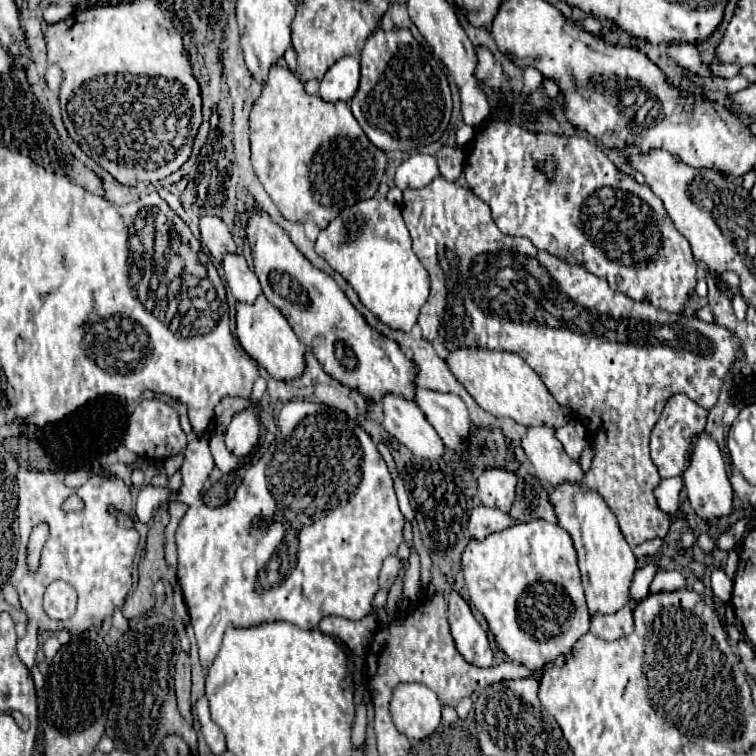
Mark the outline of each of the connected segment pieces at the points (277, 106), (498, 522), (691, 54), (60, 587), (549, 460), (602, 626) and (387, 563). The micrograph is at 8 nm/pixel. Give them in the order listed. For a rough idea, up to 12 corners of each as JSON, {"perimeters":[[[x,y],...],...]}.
{"perimeters":[[[270,69],[256,175],[282,217],[324,229],[374,197],[386,155],[346,103]],[[478,505],[468,521],[470,539],[482,541],[516,521]],[[668,45],[668,57],[700,77],[718,77],[690,45]],[[54,581],[44,595],[50,619],[70,619],[76,591],[66,581]],[[550,425],[520,439],[536,477],[554,487],[580,483],[582,469]],[[630,601],[614,615],[594,613],[590,633],[606,641],[624,637],[632,629]],[[396,555],[384,559],[378,583],[388,591],[400,571],[400,559]]]}

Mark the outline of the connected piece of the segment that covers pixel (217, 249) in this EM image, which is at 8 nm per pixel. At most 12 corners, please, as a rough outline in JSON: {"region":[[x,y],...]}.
{"region":[[202,217],[202,243],[216,269],[226,253],[238,253],[222,219]]}

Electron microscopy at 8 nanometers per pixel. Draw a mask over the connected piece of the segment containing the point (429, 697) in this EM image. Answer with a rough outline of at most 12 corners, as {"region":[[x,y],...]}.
{"region":[[400,683],[390,701],[396,729],[410,741],[442,719],[438,695]]}

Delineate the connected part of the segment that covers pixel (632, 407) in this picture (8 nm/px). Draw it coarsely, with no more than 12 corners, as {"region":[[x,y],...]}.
{"region":[[442,175],[400,209],[422,337],[542,377],[626,541],[668,533],[650,431],[742,355],[504,235]]}

